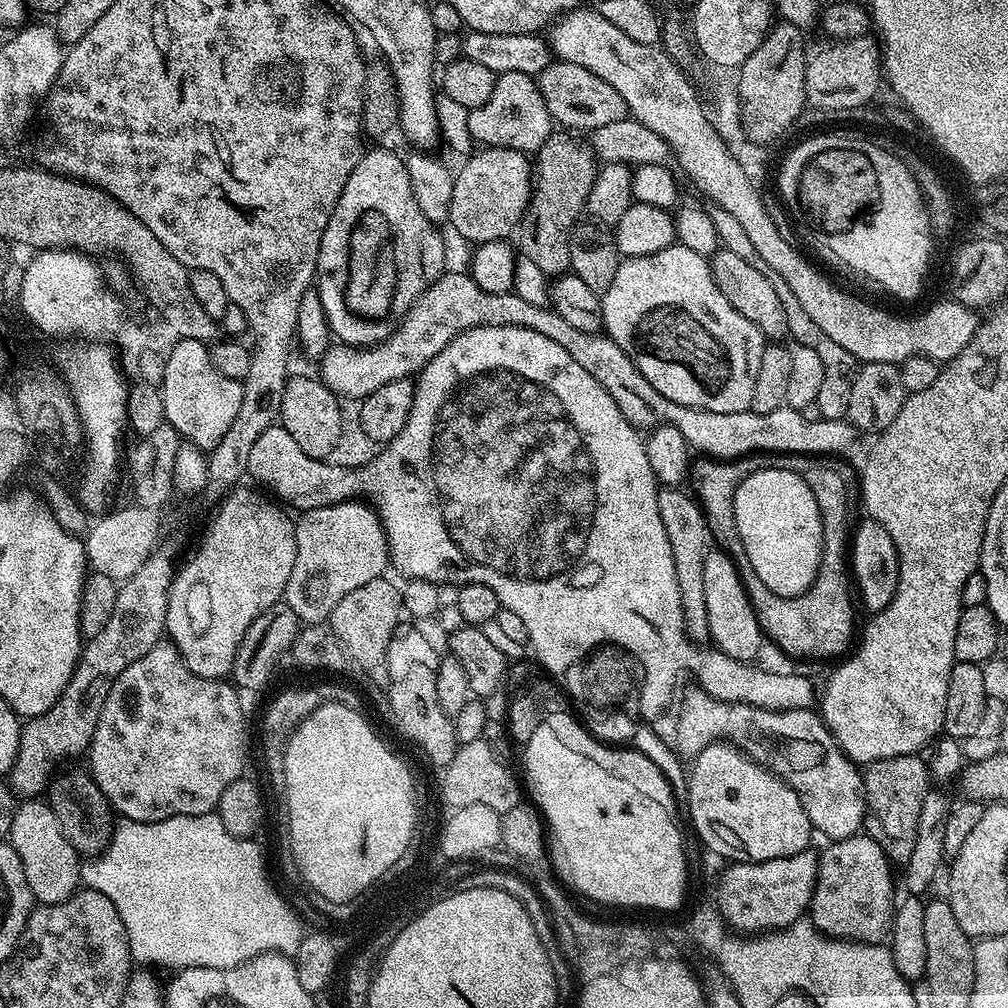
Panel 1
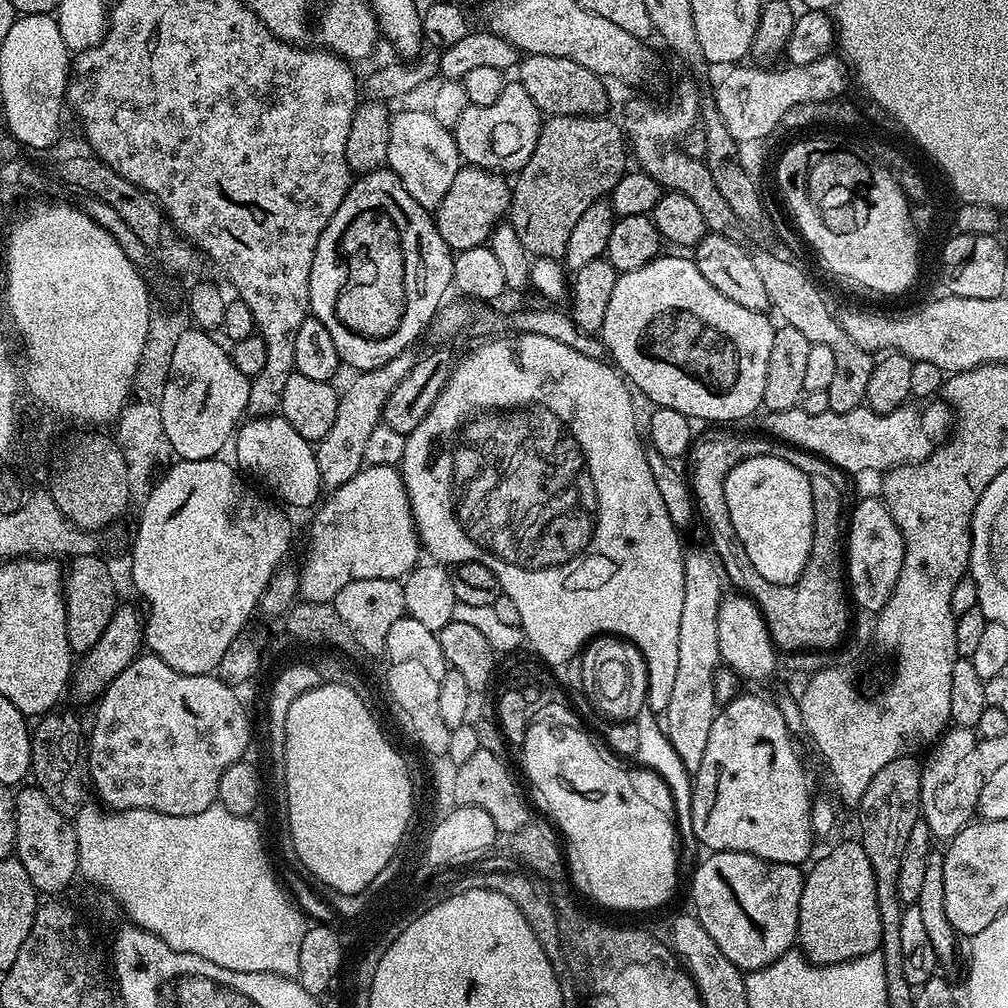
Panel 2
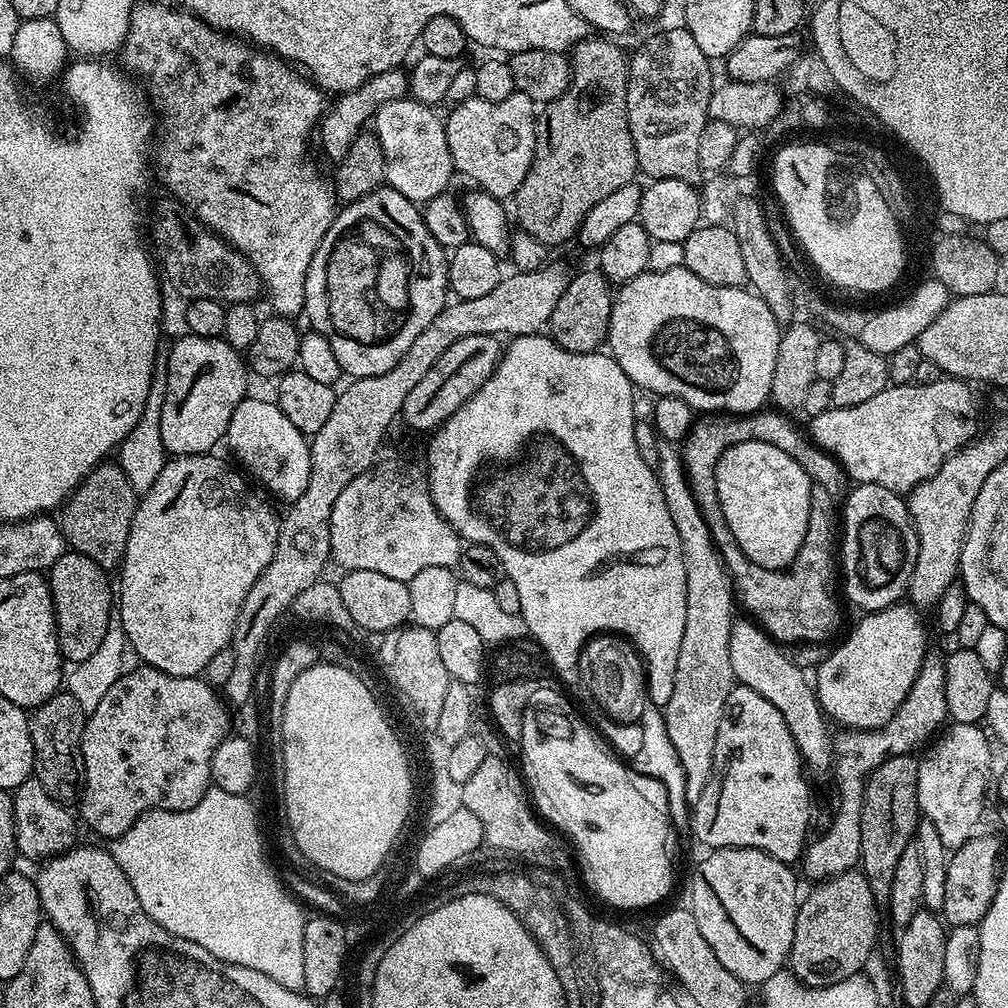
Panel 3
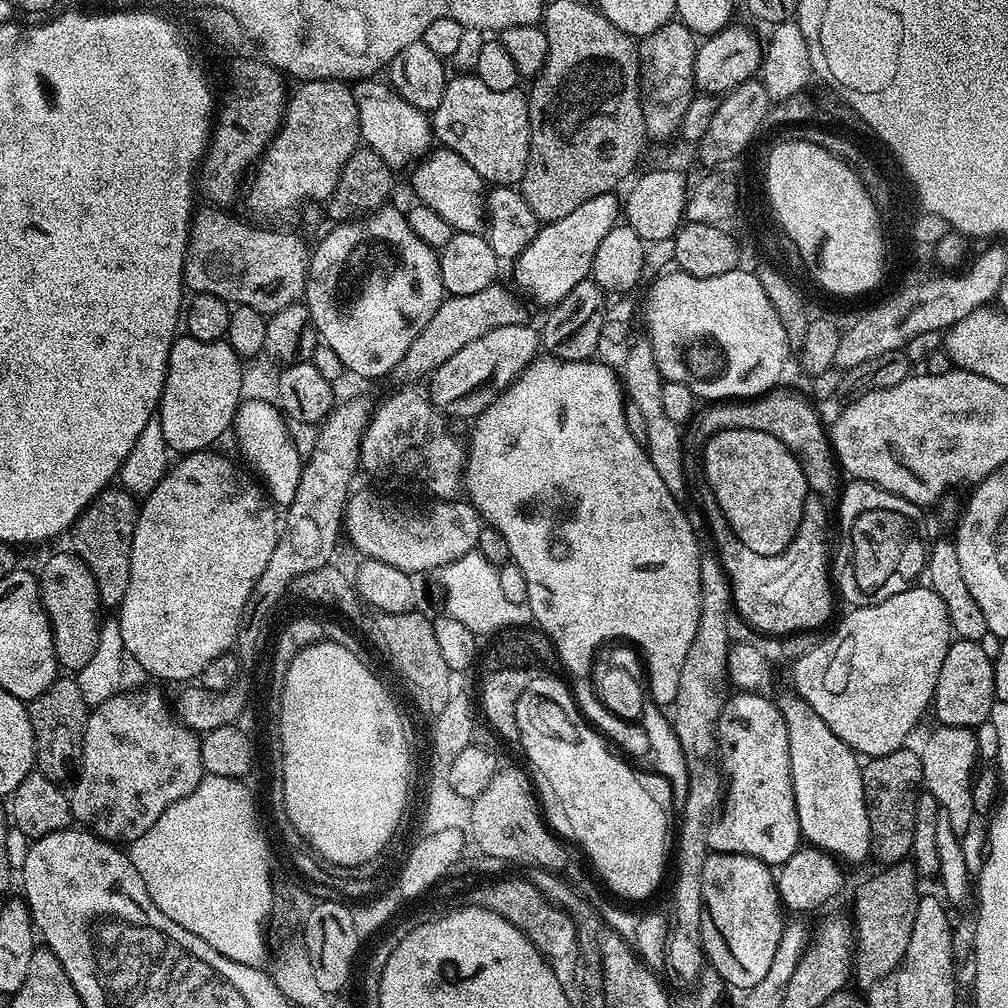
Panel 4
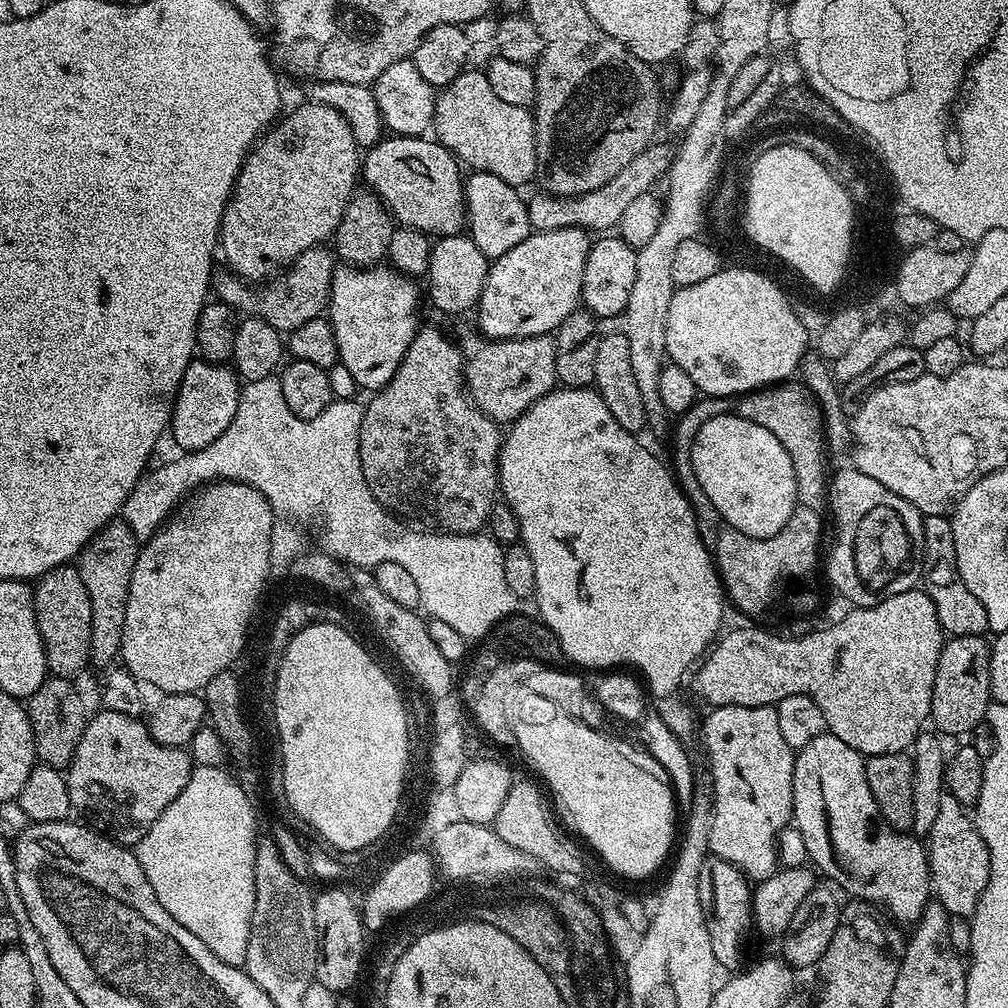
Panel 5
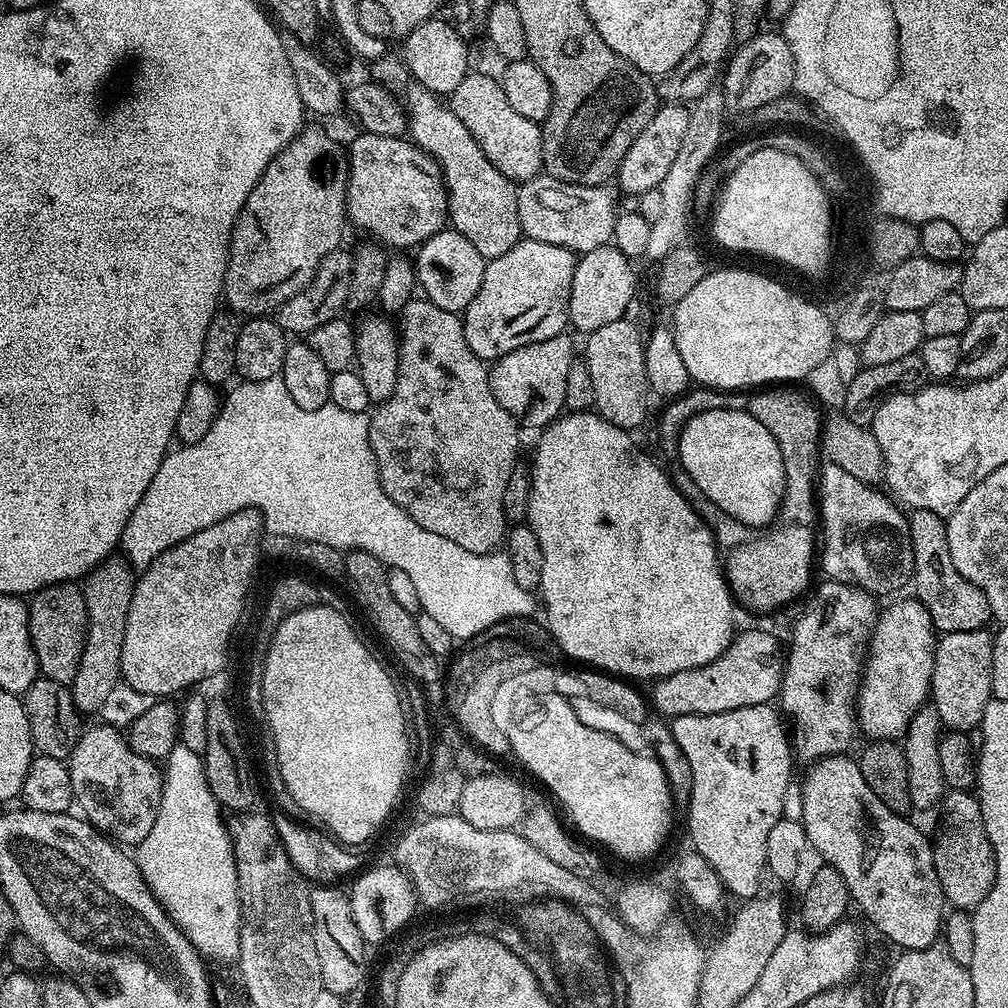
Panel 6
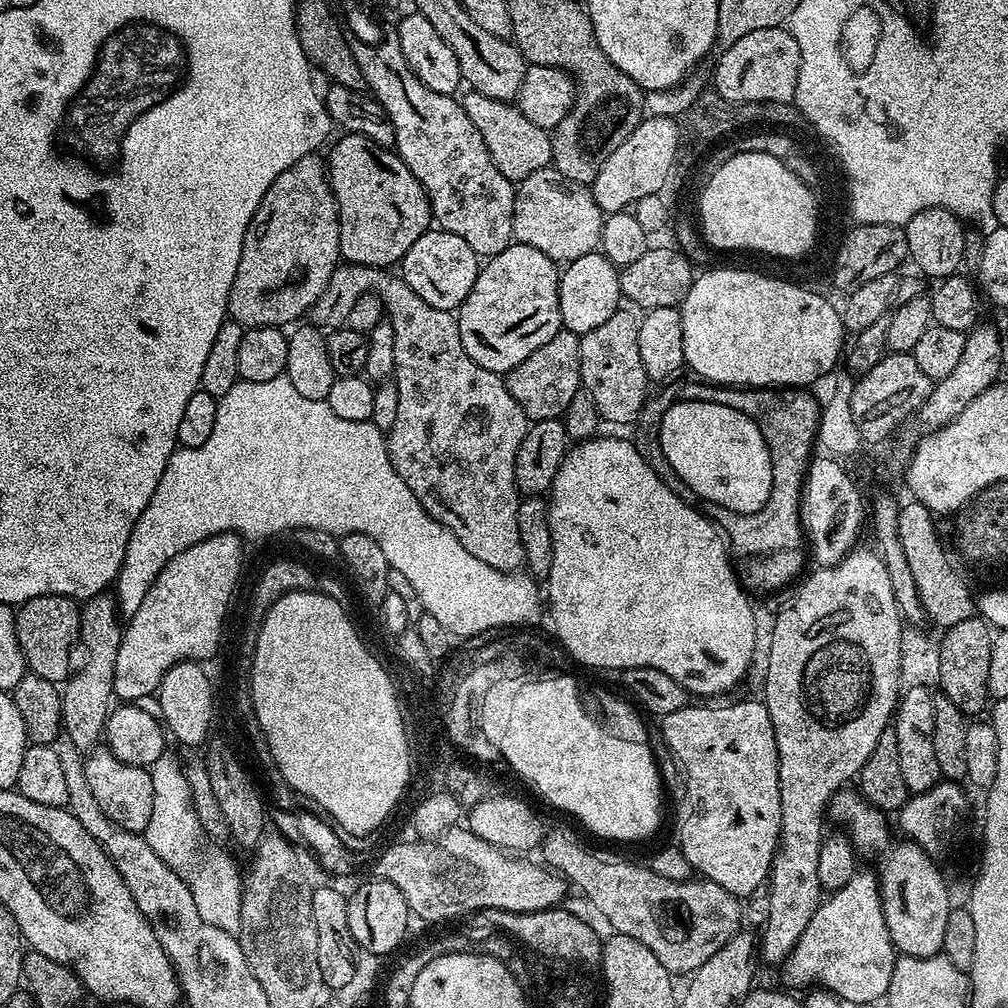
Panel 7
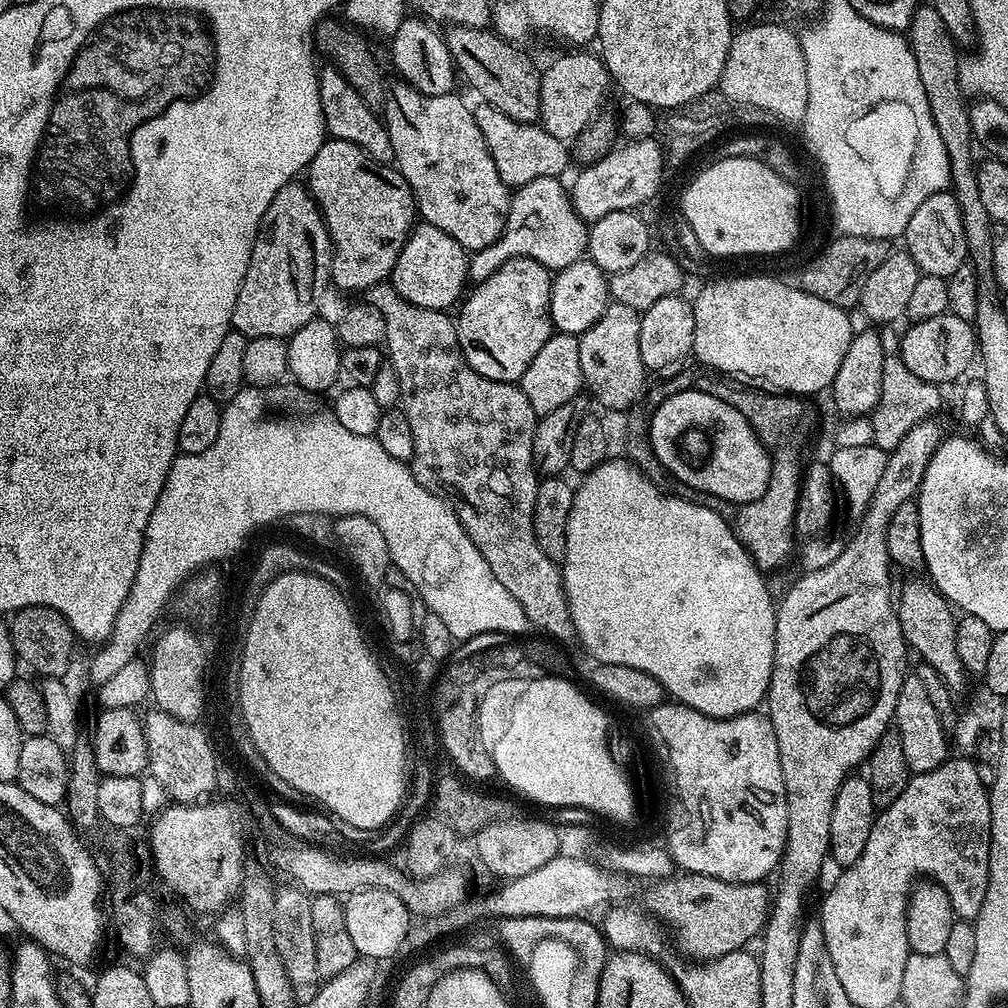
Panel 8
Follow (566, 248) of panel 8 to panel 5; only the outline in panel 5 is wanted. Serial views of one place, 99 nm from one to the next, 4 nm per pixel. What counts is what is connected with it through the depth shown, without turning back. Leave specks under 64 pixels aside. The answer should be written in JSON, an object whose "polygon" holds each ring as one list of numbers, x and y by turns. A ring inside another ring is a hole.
{"polygon":[[656,142,648,146,637,158,628,162,605,186,580,196,554,197,545,192,527,199,528,214,535,231,562,228,583,228,588,232,603,233,615,229,622,213,639,195,651,191,654,184,667,175,675,157,672,146]]}

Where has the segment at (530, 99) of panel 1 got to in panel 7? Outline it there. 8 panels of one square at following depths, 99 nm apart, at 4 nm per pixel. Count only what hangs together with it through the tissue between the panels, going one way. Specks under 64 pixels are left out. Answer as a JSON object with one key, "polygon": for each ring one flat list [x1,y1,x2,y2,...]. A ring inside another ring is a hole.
{"polygon":[[473,90,463,93,462,103,466,118,470,118,478,134,482,134,482,142,486,142,486,150,490,150,494,166,498,166,500,173,508,180,519,182,551,165,552,137,549,129,534,126,534,122,530,122,530,118,526,118,526,114,522,114,515,103,495,100]]}

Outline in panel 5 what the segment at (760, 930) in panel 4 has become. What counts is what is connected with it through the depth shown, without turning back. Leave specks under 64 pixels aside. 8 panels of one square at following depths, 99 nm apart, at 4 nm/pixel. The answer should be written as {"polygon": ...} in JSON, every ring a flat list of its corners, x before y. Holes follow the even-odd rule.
{"polygon":[[709,855,700,871,700,897,702,910,708,919,710,946,714,946,714,958,721,969,732,968,740,960,740,947,754,928,752,918,752,894,754,888,740,869,722,858]]}

